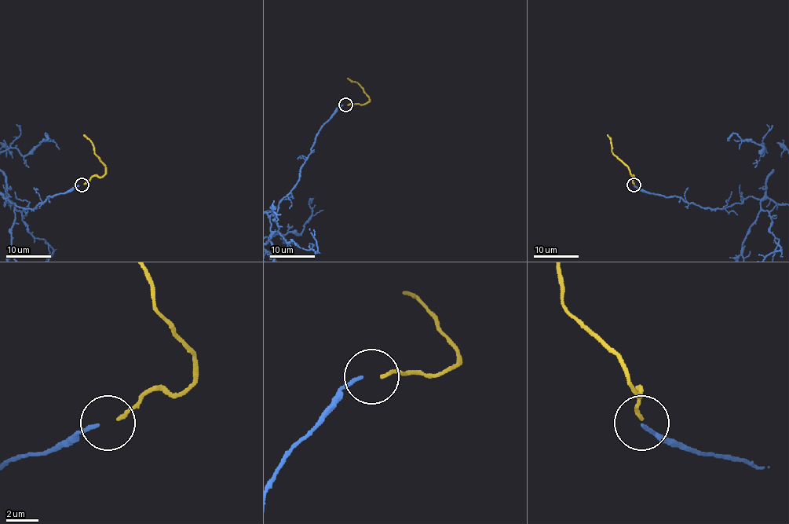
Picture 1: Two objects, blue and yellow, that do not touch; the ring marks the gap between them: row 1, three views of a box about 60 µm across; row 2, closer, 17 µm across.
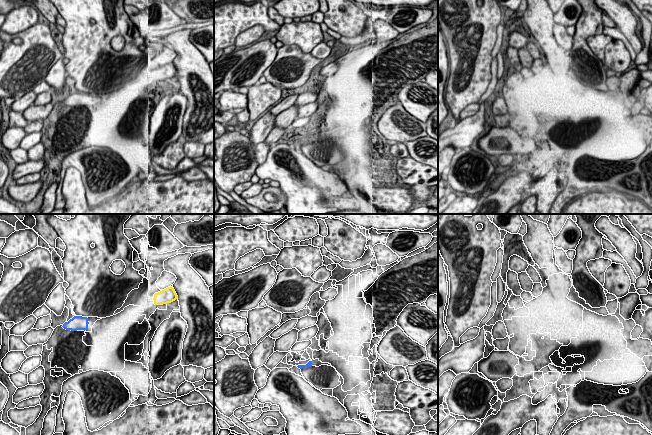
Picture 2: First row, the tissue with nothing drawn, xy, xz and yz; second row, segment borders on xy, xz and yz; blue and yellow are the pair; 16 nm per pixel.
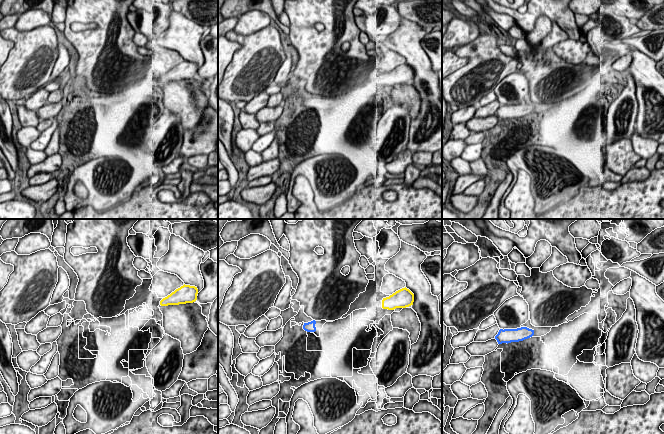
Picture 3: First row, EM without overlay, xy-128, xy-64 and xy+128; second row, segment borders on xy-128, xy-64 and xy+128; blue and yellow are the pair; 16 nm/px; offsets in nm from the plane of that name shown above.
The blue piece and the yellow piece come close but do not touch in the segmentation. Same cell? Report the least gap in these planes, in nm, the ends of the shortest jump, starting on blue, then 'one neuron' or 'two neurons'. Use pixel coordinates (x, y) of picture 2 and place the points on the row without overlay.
1100 nm apart; from blue across xy (87, 94), (154, 79); one neuron

